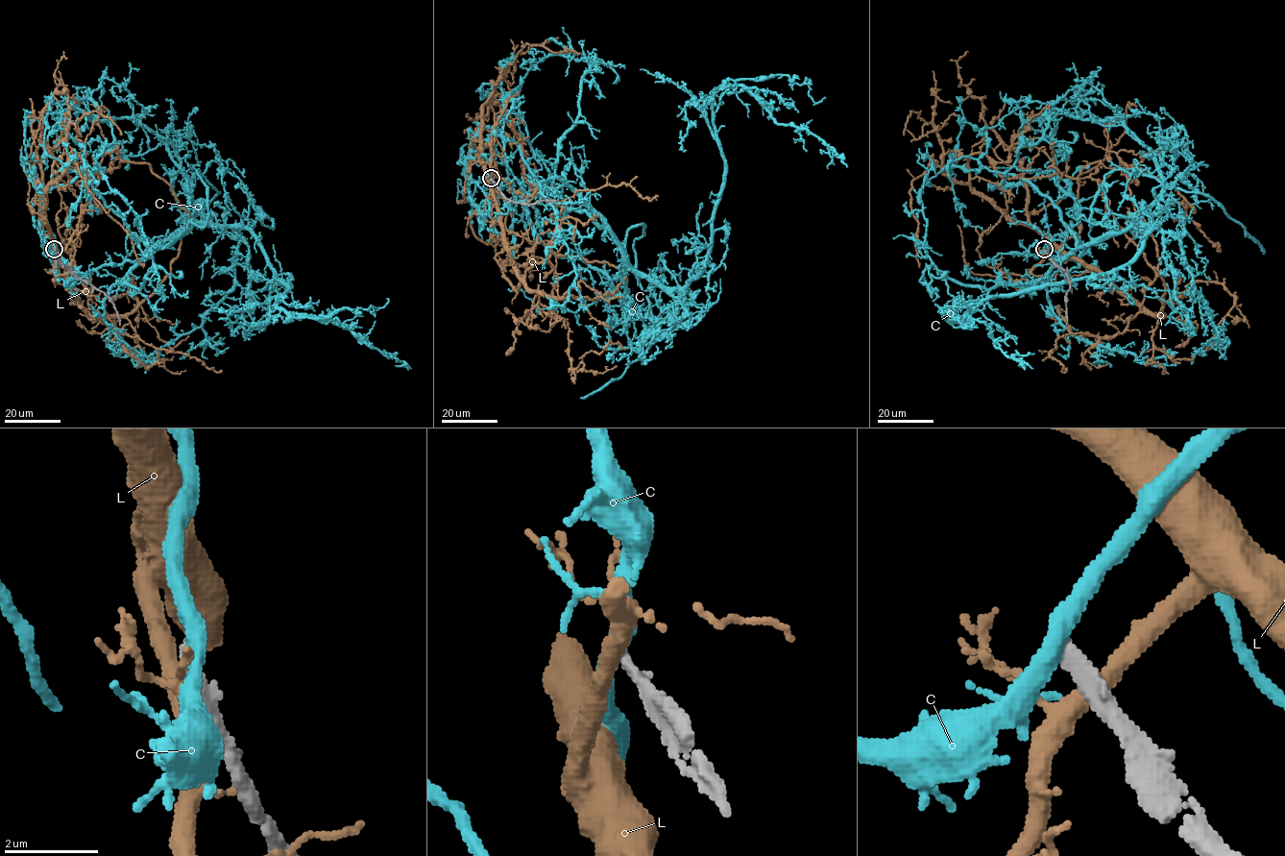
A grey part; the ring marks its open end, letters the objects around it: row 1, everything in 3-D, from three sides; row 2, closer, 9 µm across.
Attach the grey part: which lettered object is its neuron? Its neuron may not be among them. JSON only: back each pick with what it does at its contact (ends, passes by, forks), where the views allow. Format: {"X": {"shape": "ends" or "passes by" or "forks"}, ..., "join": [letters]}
{"join": []}

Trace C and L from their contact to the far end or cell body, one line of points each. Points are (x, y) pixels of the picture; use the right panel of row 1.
C: (1043, 250), (1075, 235), (1066, 274), (1052, 261), (1153, 227), (1110, 271), (951, 312), (982, 321), (1018, 365)
L: (1045, 252), (1057, 245), (1161, 316), (1160, 258), (1134, 209), (1122, 161), (1173, 186), (1220, 252)

